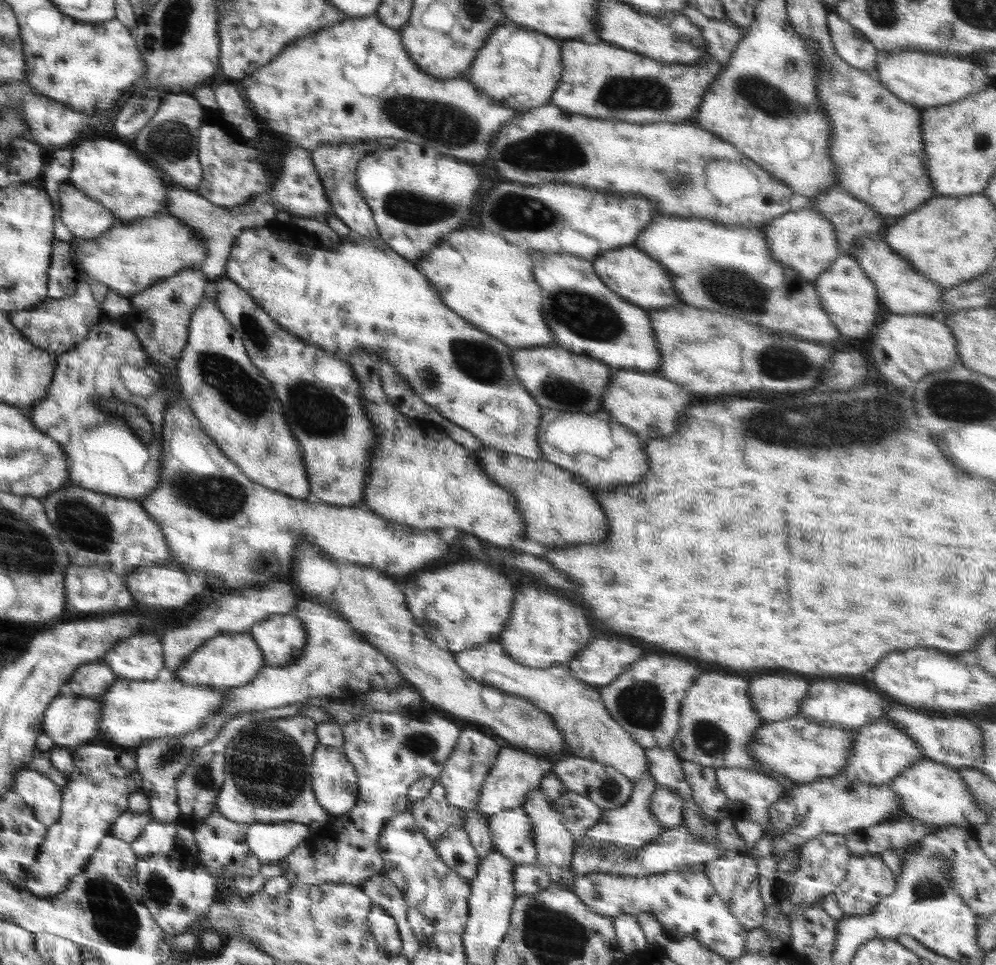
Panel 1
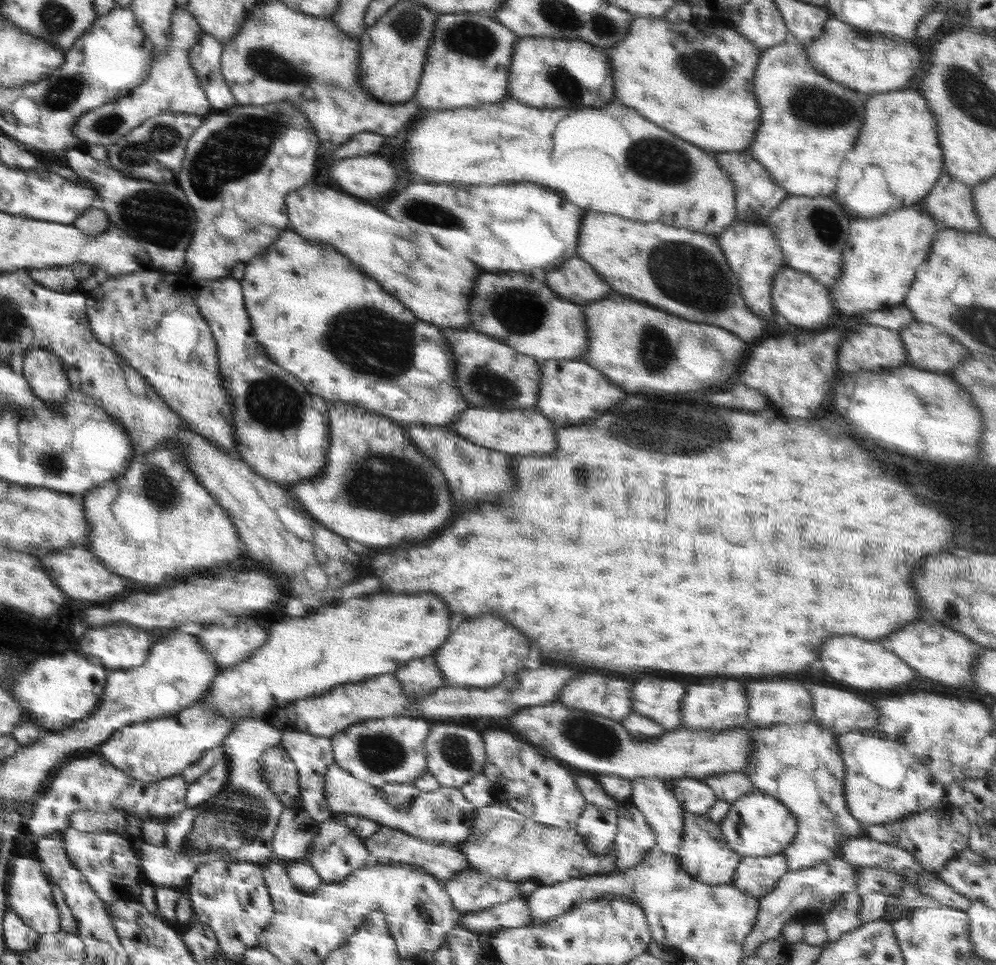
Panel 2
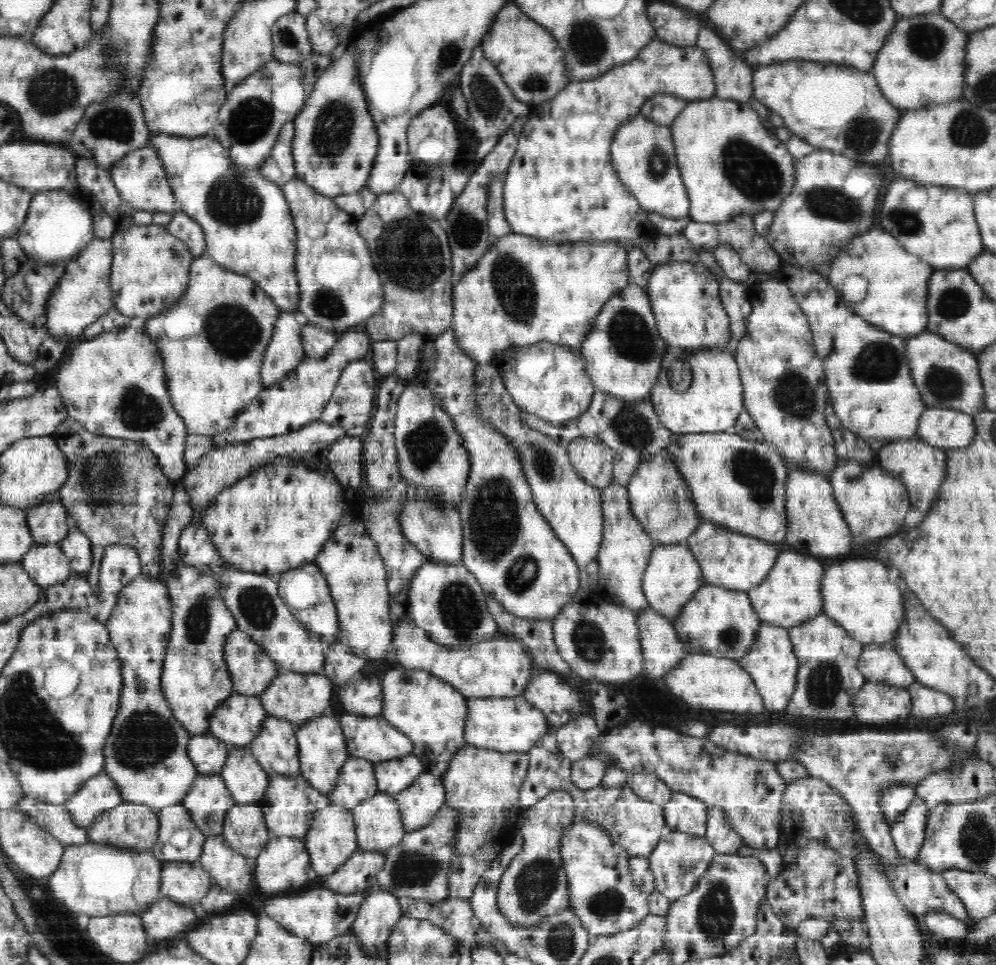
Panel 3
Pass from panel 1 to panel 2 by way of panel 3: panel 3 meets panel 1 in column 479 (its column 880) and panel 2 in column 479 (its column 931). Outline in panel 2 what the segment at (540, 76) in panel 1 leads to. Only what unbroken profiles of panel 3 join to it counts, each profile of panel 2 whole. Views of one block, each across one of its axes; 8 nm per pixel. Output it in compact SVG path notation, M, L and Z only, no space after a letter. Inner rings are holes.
M456 12L439 14L434 26L434 38L426 52L424 70L414 100L422 108L452 110L498 103L510 98L508 87L510 62L514 44L520 39L490 14Z

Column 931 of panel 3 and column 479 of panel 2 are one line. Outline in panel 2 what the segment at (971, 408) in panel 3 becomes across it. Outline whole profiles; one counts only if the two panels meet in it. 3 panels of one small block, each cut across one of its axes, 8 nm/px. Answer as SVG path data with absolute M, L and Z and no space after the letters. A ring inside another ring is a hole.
M442 328L457 363L456 387L471 406L493 409L530 409L536 407L543 364L525 356L504 341L466 329Z

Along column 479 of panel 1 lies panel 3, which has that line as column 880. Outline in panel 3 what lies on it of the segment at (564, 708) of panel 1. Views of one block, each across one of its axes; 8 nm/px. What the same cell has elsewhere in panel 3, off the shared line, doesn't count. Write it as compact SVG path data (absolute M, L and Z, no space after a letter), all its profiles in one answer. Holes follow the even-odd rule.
M892 643L865 645L856 669L866 681L907 688L917 680L903 659Z

